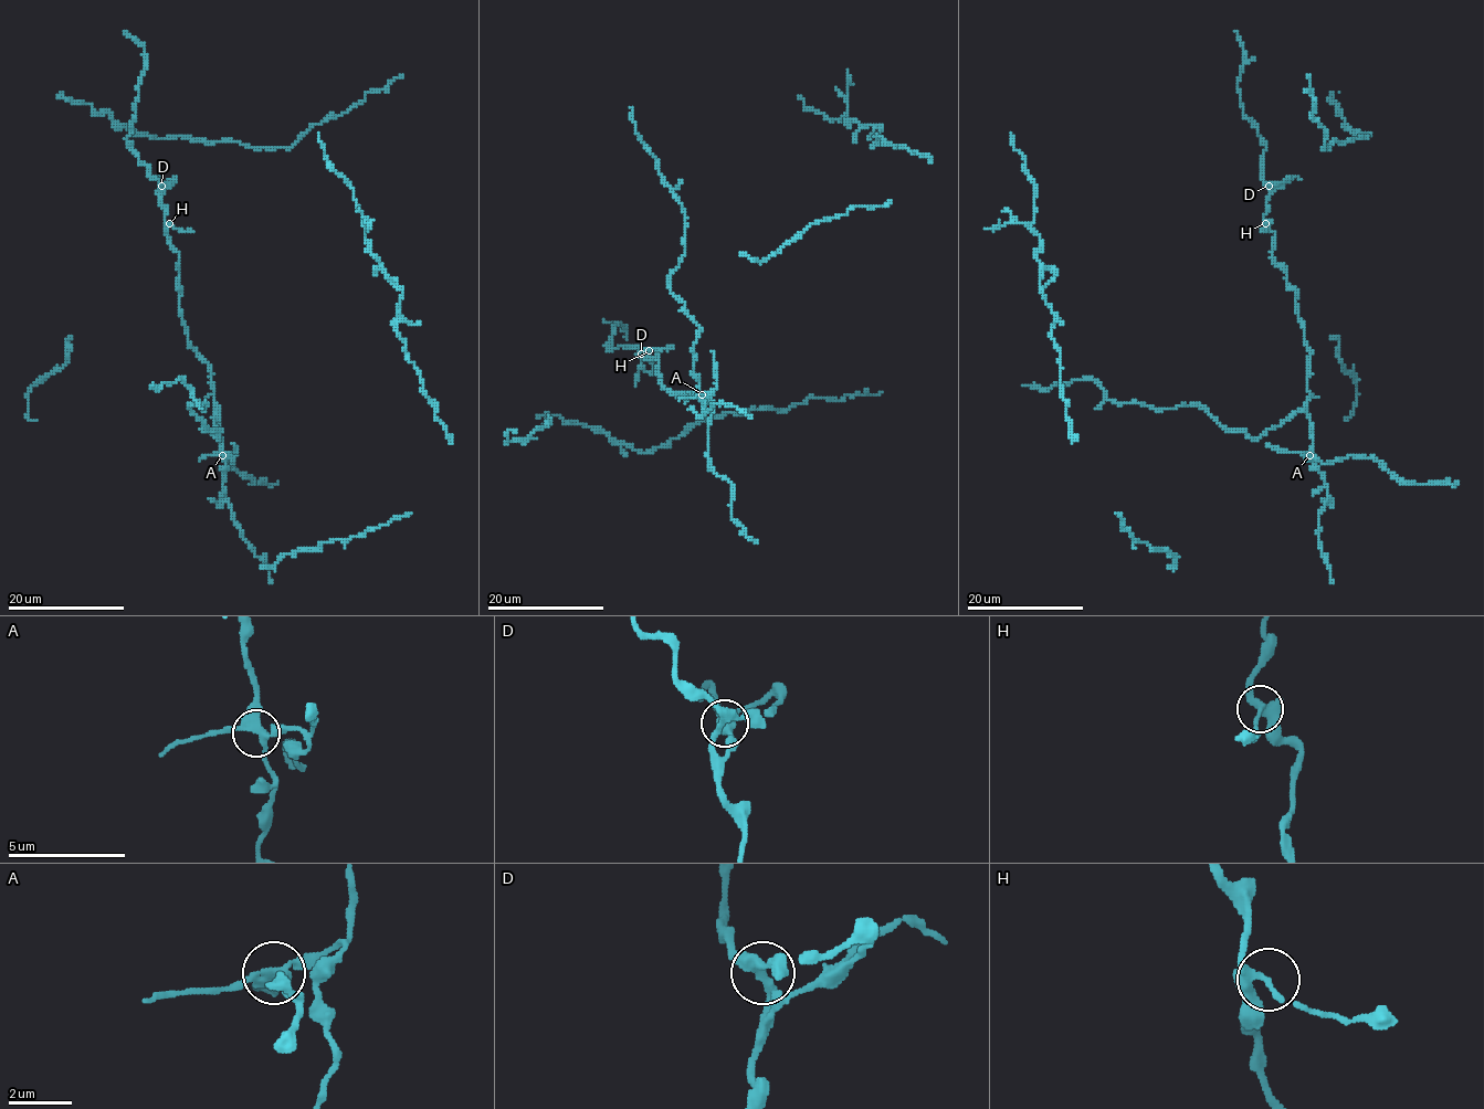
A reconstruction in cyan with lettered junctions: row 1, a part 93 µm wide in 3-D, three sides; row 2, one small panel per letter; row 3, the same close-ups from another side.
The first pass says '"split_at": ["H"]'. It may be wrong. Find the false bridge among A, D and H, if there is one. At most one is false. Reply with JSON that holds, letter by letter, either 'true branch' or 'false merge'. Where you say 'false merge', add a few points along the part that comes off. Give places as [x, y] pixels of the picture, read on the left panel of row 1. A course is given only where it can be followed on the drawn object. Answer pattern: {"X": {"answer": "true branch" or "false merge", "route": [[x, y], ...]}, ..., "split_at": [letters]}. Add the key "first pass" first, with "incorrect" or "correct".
{"first pass": "incorrect", "A": {"answer": "false merge", "route": [[222, 454], [233, 463], [229, 456], [240, 473], [245, 473], [252, 481], [251, 484], [279, 482]]}, "D": {"answer": "true branch"}, "H": {"answer": "true branch"}, "split_at": ["A"]}

